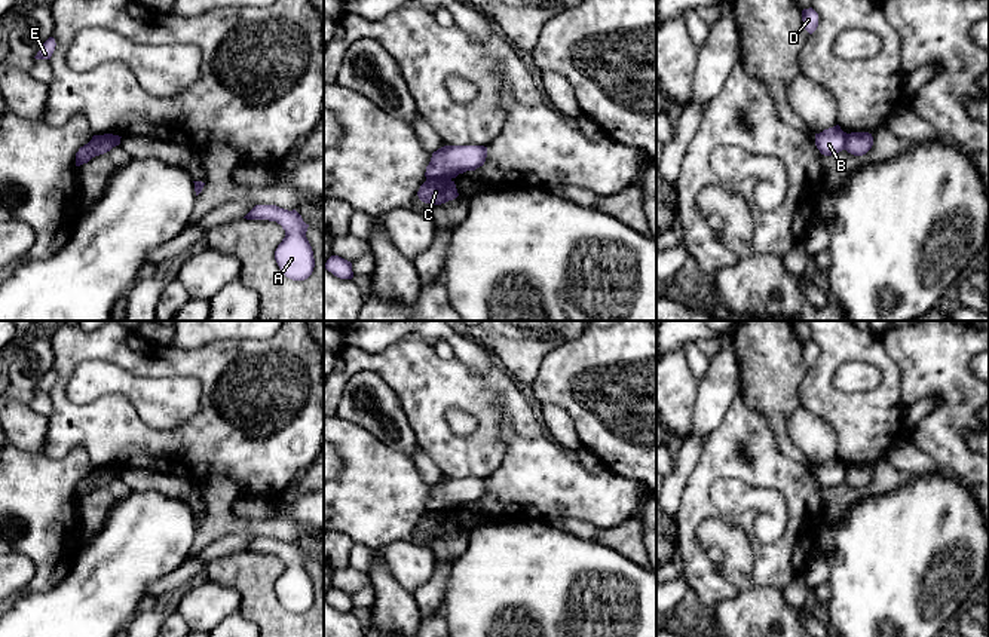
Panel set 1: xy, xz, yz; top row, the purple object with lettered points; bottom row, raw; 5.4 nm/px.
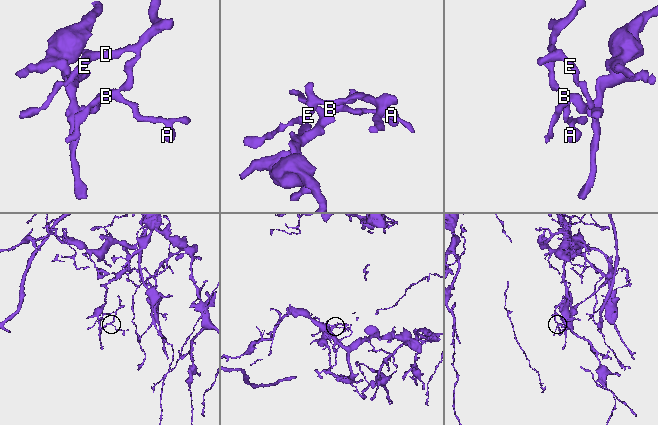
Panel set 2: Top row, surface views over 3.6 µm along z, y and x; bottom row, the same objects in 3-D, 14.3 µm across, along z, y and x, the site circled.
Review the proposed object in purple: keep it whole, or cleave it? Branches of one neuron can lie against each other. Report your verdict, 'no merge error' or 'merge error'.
merge error

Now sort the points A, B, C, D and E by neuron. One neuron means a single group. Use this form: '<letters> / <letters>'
A B D E / C

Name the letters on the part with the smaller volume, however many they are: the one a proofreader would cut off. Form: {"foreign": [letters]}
{"foreign": ["A", "B", "D", "E"]}

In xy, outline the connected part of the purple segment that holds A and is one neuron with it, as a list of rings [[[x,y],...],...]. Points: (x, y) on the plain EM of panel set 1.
[[[255,538],[244,551],[276,554],[285,563],[285,570],[275,584],[281,604],[293,613],[307,612],[315,600],[312,579],[306,570],[309,557],[293,542],[276,538]]]

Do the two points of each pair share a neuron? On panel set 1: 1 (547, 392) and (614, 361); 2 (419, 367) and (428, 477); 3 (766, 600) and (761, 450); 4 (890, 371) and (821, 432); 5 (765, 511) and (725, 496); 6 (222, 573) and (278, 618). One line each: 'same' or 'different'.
1: same
2: different
3: different
4: different
5: same
6: same

